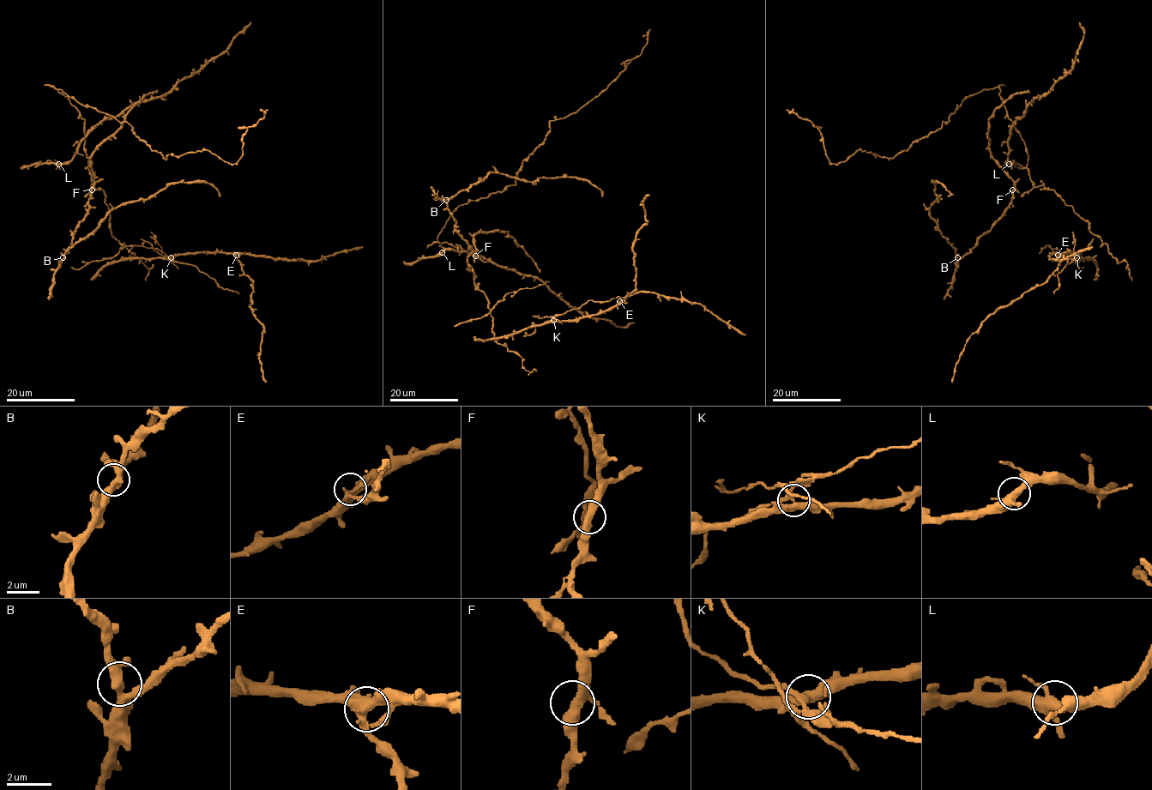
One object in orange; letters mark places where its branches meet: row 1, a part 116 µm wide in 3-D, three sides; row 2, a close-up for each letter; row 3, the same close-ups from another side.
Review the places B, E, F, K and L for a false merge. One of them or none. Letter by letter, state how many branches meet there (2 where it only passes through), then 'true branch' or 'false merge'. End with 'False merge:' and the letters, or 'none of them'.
B: branches 4; true branch
E: branches 4; true branch
F: branches 3; true branch
K: branches 4; false merge
L: branches 4; true branch
False merge: K

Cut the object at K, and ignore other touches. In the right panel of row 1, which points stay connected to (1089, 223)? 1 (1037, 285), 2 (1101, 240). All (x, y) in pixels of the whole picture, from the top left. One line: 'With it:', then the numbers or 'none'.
With it: 1, 2

